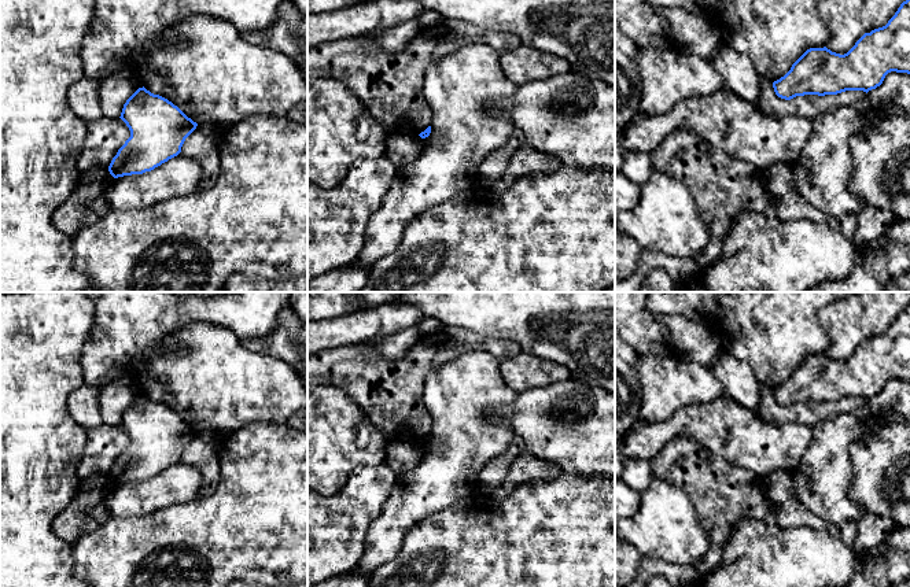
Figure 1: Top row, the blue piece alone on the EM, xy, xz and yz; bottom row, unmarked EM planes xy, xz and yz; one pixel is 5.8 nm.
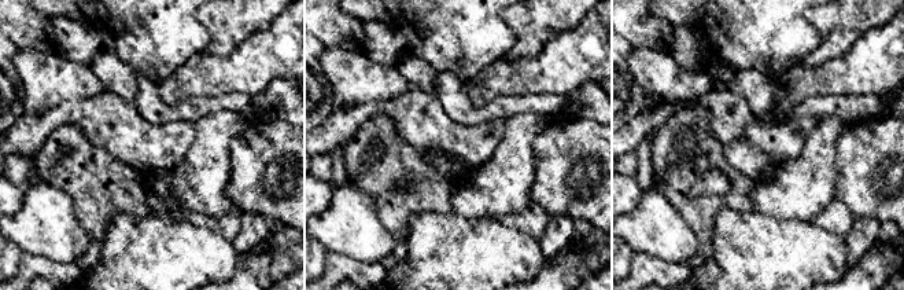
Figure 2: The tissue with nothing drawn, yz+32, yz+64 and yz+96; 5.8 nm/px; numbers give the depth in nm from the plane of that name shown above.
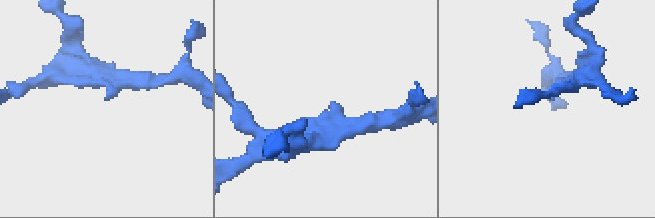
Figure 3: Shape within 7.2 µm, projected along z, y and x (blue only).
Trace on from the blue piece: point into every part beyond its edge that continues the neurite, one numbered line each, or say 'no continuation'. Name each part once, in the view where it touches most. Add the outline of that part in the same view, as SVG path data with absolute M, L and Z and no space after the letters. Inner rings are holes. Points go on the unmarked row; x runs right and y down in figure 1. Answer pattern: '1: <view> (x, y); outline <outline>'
no continuation

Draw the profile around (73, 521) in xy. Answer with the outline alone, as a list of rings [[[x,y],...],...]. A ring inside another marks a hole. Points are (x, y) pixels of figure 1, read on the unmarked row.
[[[93,476],[81,480],[81,486],[71,502],[54,518],[54,534],[71,546],[78,538],[93,529],[97,523],[88,514],[95,505],[106,501],[114,484],[108,476]]]

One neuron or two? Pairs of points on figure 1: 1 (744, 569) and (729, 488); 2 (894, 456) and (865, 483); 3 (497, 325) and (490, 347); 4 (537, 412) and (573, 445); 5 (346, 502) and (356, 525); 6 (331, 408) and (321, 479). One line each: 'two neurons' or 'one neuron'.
1: two neurons
2: one neuron
3: two neurons
4: one neuron
5: one neuron
6: one neuron

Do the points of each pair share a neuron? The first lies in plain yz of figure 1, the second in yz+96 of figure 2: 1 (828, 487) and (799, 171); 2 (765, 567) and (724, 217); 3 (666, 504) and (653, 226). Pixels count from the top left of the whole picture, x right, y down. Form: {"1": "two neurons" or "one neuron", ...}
{"1": "one neuron", "2": "one neuron", "3": "one neuron"}

